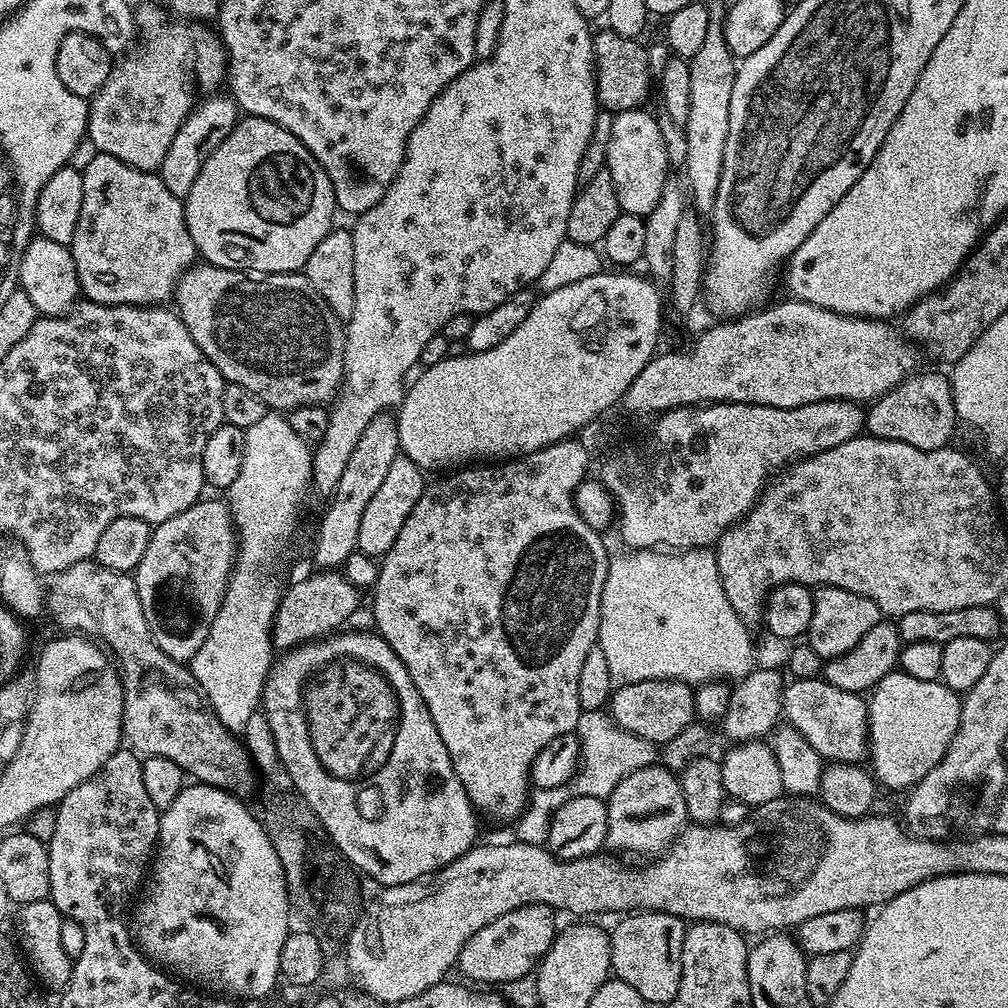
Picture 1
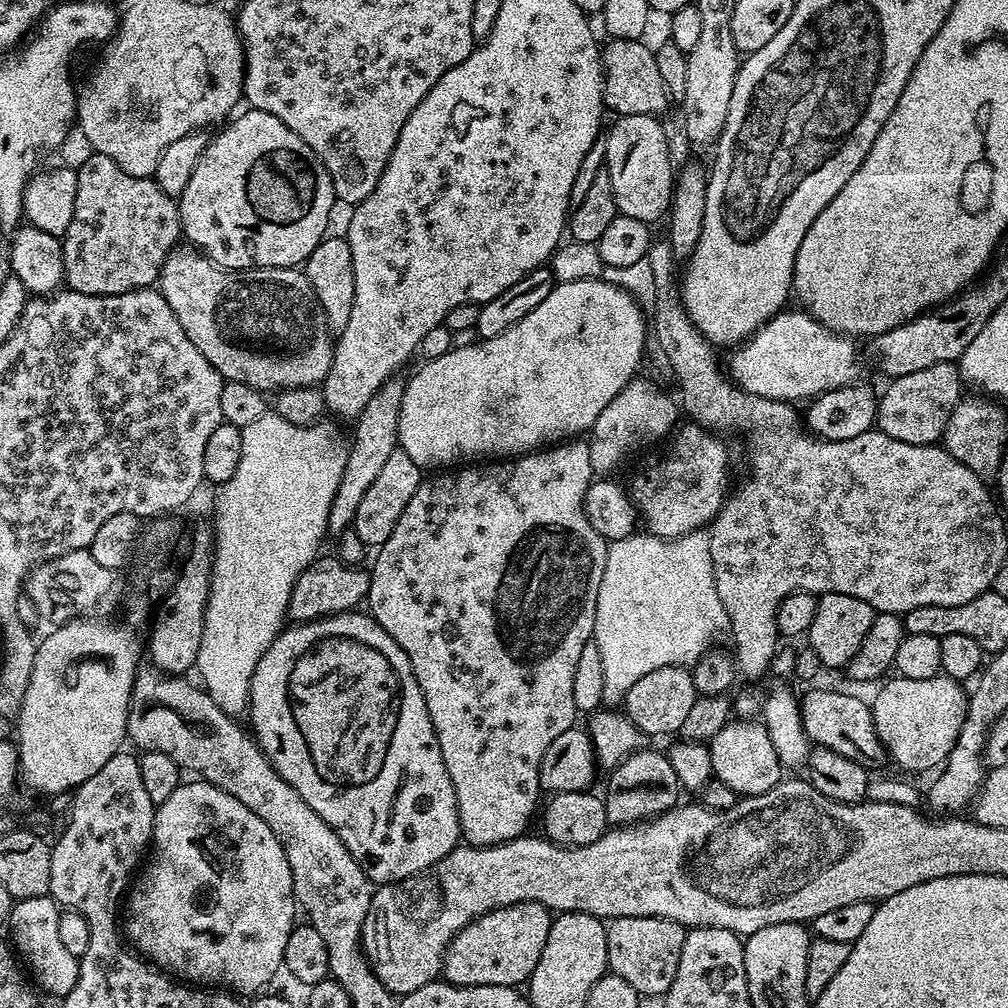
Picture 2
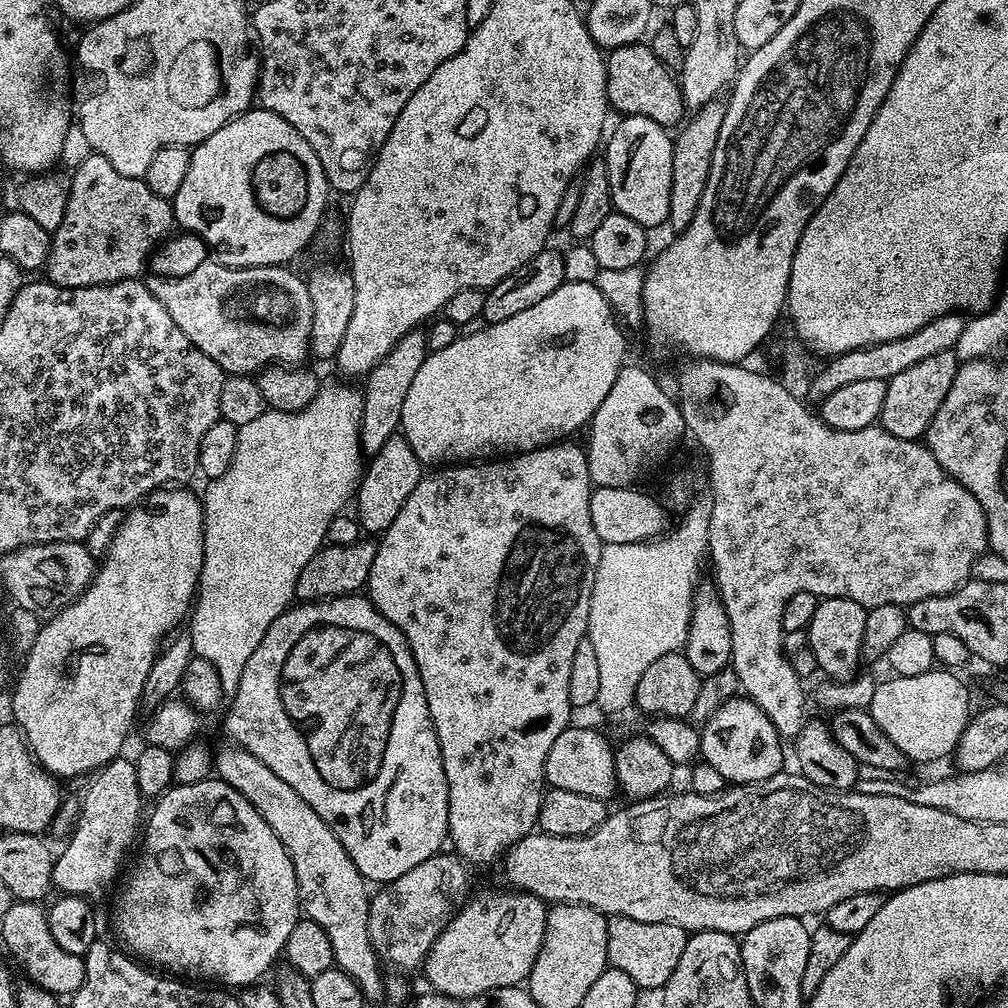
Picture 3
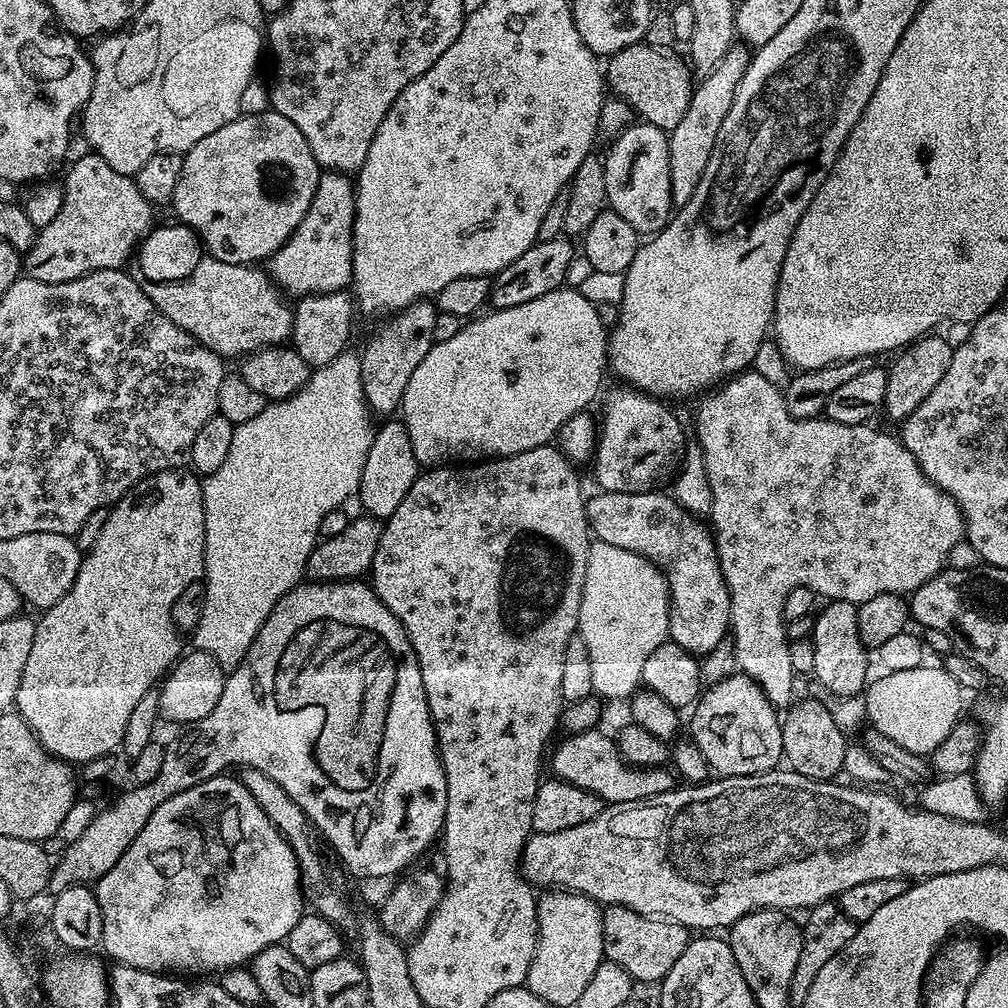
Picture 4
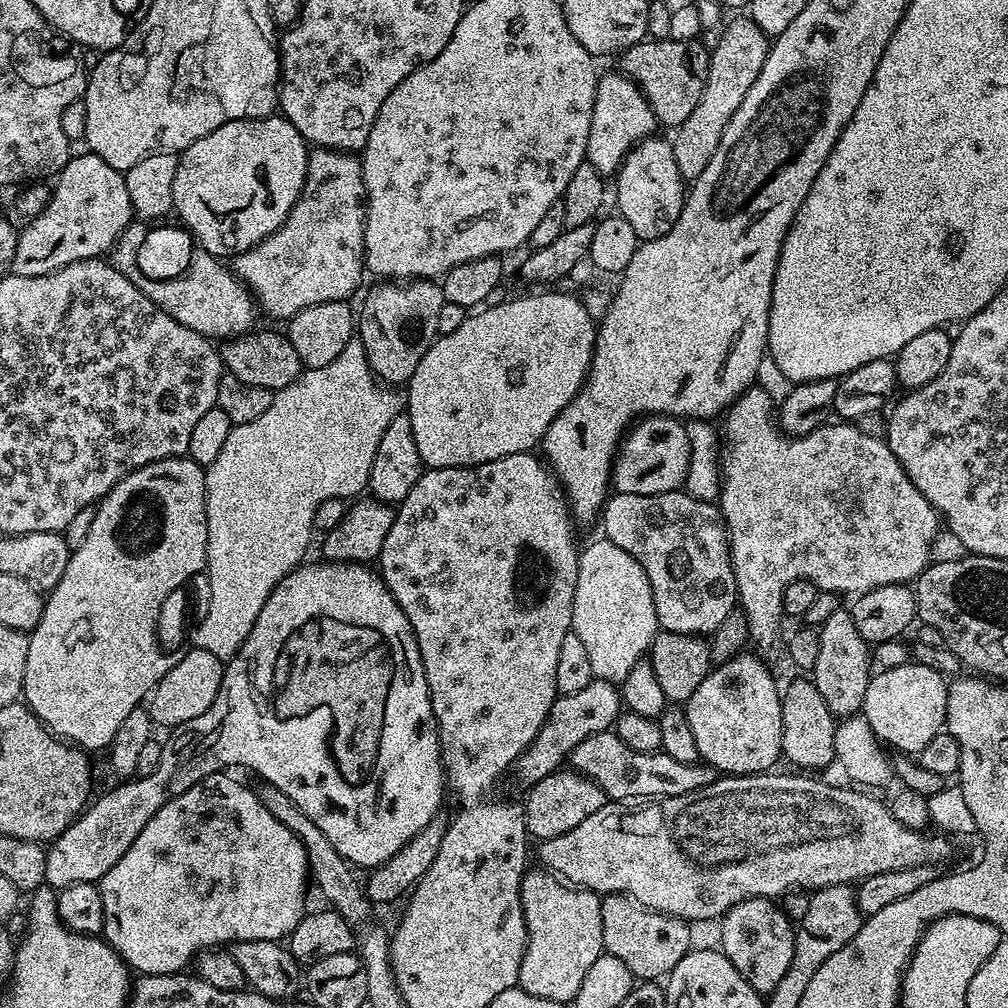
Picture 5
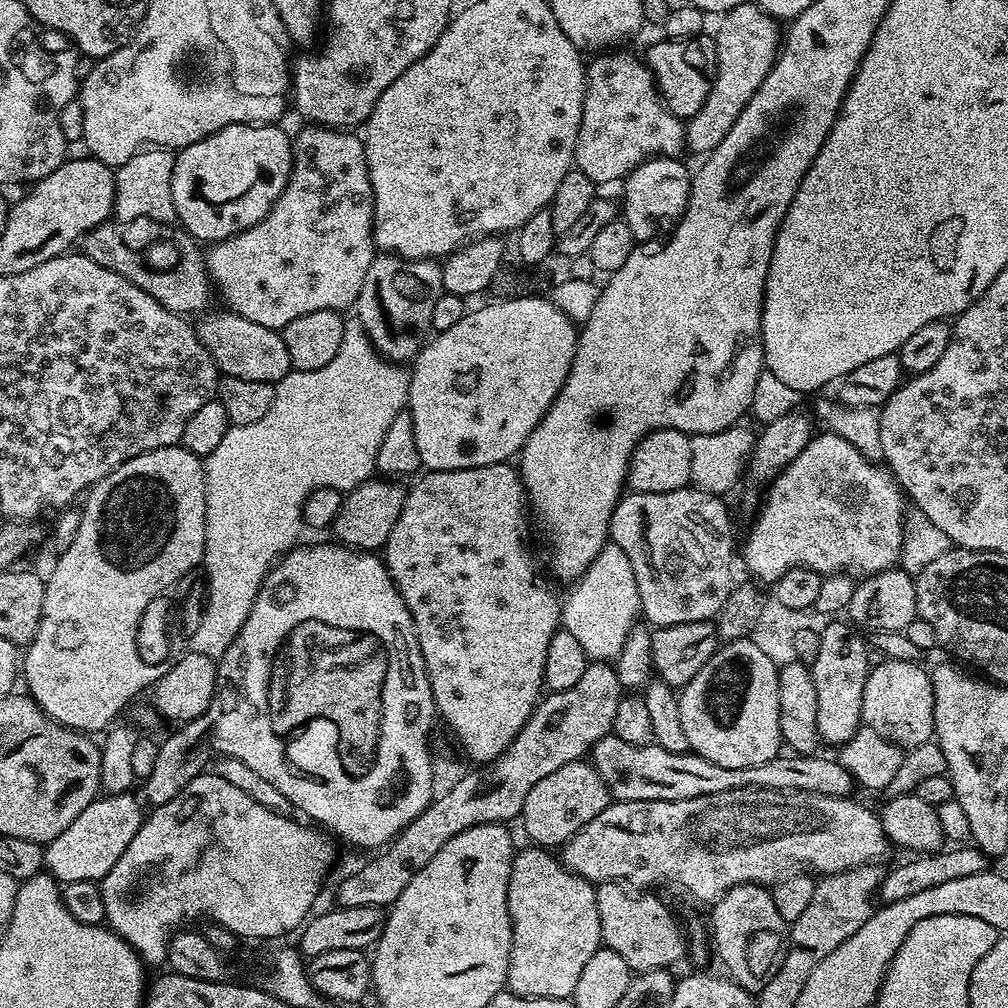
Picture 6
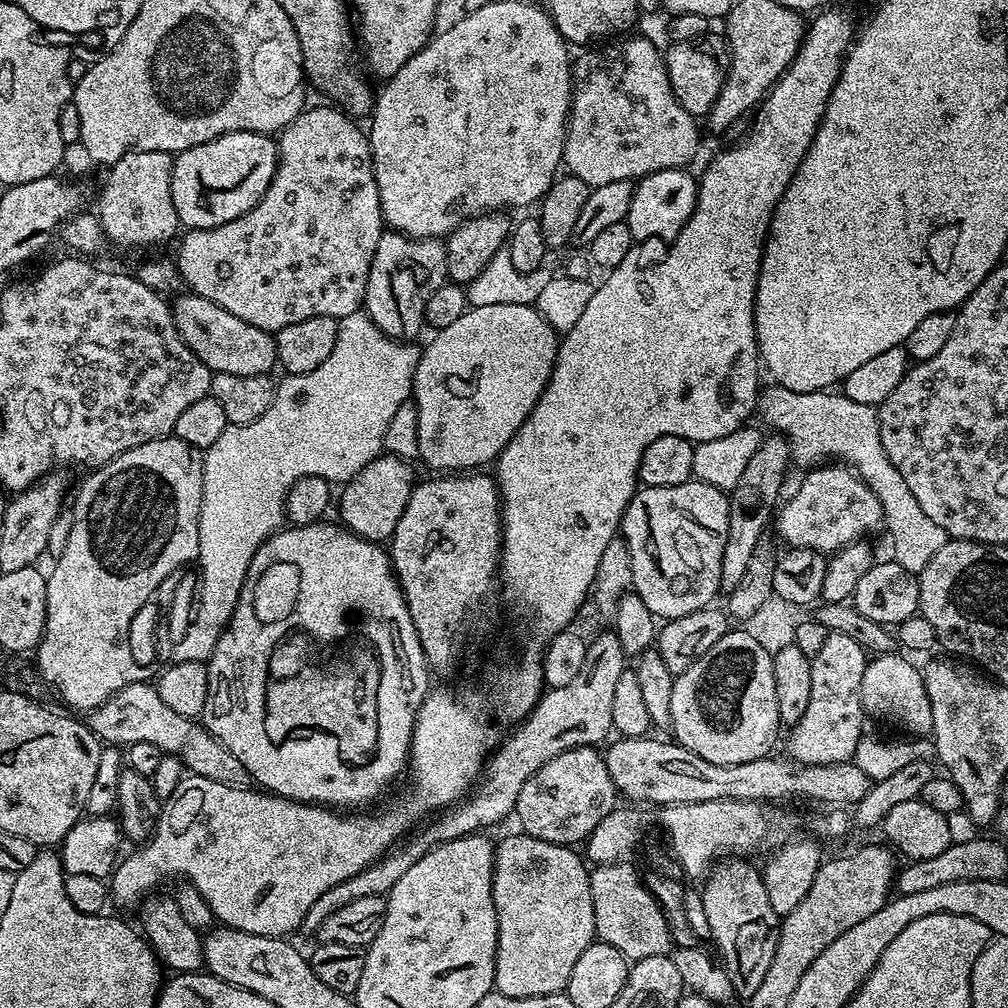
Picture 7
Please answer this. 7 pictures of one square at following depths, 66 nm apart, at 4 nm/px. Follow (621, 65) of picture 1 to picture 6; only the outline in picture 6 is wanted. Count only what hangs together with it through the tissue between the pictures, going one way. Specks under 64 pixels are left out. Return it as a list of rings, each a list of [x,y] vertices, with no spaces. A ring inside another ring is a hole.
[[[701,34],[690,40],[660,38],[657,44],[649,46],[646,63],[656,80],[660,99],[679,120],[687,122],[702,110],[712,85],[711,79],[716,75],[716,42],[711,35]]]

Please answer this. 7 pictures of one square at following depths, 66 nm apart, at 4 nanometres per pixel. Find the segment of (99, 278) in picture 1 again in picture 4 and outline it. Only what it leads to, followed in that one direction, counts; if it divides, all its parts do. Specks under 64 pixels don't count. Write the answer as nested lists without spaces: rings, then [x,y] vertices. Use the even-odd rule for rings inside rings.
[[[89,154],[71,162],[68,177],[62,180],[64,197],[62,210],[58,210],[58,218],[50,222],[50,226],[39,229],[36,241],[28,249],[22,260],[23,271],[30,278],[38,282],[70,282],[74,278],[82,278],[88,272],[110,270],[111,268],[123,269],[124,263],[133,259],[138,245],[153,231],[152,212],[154,205],[144,197],[142,190],[138,190],[135,179],[131,176],[118,174],[114,166],[106,166],[101,156]]]

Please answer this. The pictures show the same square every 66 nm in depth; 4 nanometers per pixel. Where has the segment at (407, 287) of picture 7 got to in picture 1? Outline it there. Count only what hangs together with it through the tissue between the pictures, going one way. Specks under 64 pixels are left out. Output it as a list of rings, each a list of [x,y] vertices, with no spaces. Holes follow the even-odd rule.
[[[388,410],[379,412],[370,426],[362,430],[362,438],[358,438],[358,446],[354,446],[354,454],[350,454],[346,470],[342,470],[342,479],[332,495],[327,497],[328,509],[320,516],[320,525],[316,528],[316,545],[312,548],[317,569],[343,569],[346,558],[357,551],[358,525],[362,523],[362,514],[374,498],[375,492],[382,486],[394,458],[398,455],[401,455],[401,451],[396,416]]]

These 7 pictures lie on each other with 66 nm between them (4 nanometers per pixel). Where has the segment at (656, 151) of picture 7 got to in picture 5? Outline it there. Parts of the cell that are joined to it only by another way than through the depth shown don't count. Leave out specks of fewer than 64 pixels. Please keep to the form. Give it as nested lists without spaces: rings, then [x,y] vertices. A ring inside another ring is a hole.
[[[616,70],[609,76],[601,75],[596,81],[594,114],[590,118],[590,136],[586,142],[586,163],[601,174],[615,174],[628,151],[635,144],[649,139],[657,128],[656,115],[654,110],[650,110],[650,102],[646,102],[642,90],[629,76]]]

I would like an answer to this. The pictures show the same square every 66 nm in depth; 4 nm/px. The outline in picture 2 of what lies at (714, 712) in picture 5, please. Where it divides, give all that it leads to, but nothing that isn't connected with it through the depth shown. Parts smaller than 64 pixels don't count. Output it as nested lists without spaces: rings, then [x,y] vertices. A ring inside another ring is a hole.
[[[736,718],[722,726],[718,730],[718,734],[714,734],[714,738],[708,744],[708,753],[712,759],[713,777],[736,792],[737,797],[766,794],[766,790],[773,788],[782,779],[782,765],[778,754],[774,754],[774,742],[770,742],[770,734],[764,728],[763,723],[757,722],[755,719]]]

